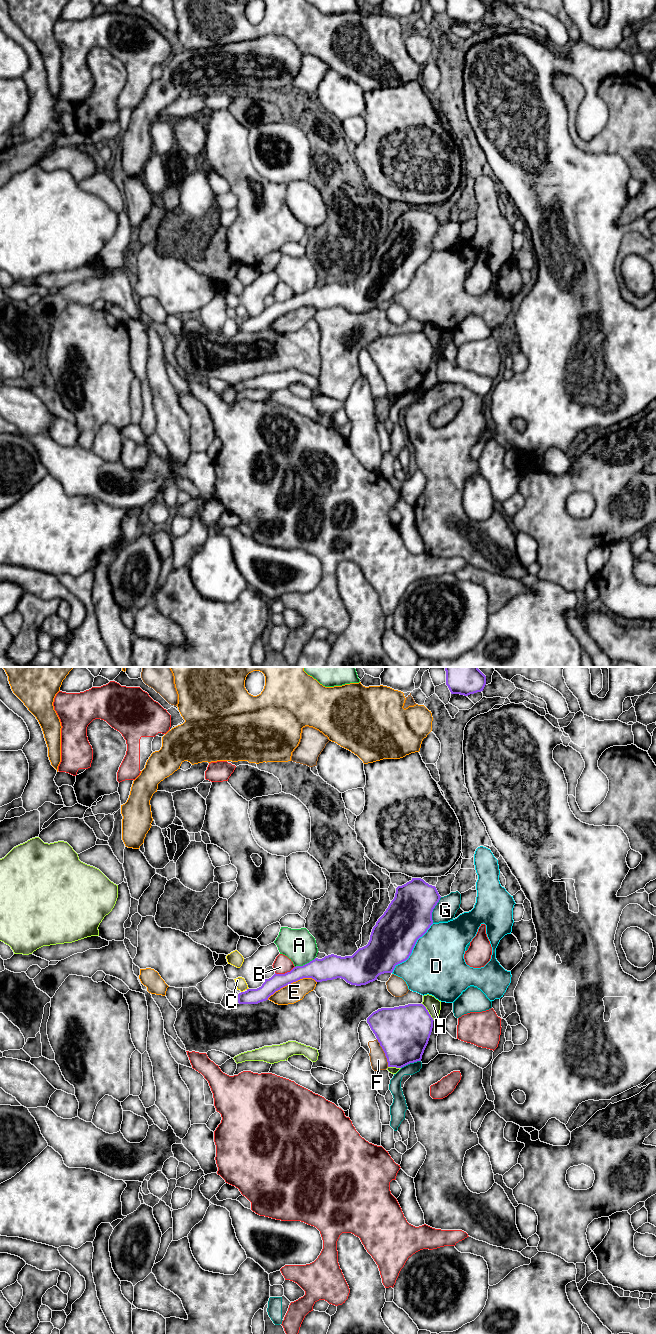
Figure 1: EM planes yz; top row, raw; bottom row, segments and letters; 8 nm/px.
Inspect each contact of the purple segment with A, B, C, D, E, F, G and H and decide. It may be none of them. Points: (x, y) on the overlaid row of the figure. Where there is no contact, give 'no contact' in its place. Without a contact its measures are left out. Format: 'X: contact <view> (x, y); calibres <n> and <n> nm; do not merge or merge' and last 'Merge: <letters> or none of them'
A: contact yz (305, 964); calibres 200 and 260 nm; do not merge
B: contact yz (285, 973); calibres 160 and 140 nm; do not merge
C: no contact; do not merge
D: contact yz (412, 949); calibres 360 and 460 nm; do not merge
E: contact yz (291, 982); calibres 180 and 160 nm; do not merge
F: contact yz (384, 1052); calibres 420 and 130 nm; do not merge
G: contact yz (432, 910); calibres 360 and 170 nm; do not merge
H: contact yz (428, 1012); calibres 420 and 120 nm; do not merge
Merge: none of them

